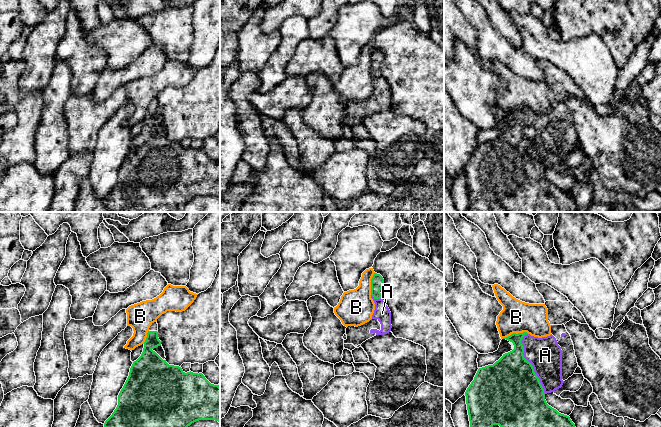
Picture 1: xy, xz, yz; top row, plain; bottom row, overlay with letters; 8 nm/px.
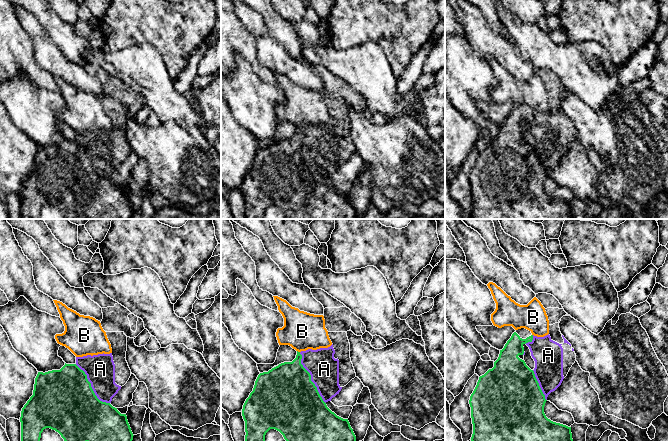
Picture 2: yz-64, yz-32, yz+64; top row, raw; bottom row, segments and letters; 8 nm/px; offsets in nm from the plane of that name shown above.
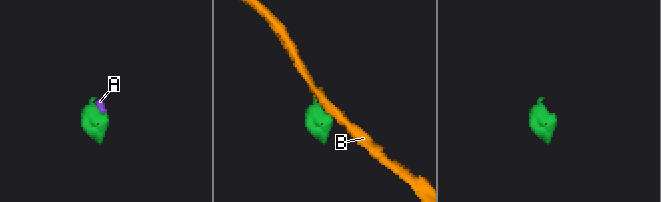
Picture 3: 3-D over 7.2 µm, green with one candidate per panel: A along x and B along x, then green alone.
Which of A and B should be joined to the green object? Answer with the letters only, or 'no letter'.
A

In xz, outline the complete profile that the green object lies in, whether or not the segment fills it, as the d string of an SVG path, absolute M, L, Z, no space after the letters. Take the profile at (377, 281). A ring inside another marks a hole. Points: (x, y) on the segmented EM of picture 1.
M374 273L371 279L371 298L375 303L372 319L361 326L348 326L346 328L347 339L344 340L345 349L352 351L355 348L361 347L361 344L366 340L391 331L391 312L381 298L380 293L383 284L383 277L380 274Z

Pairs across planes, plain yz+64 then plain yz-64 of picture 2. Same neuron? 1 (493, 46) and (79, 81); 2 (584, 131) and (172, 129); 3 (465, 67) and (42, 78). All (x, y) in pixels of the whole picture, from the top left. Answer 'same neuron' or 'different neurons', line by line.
1: same neuron
2: same neuron
3: different neurons

